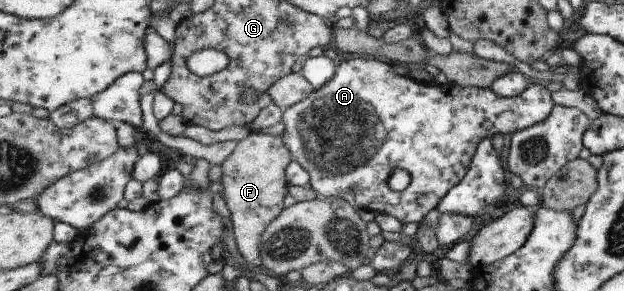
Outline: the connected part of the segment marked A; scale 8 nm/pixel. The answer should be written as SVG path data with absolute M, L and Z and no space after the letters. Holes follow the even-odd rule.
M363 56L339 64L335 76L325 86L283 112L281 123L286 127L283 138L287 146L295 160L310 172L310 184L319 196L346 198L358 210L391 215L401 224L418 224L468 174L483 142L495 134L512 135L543 122L555 106L549 90L540 84L530 84L516 97L502 97L491 87L459 87L443 80L422 83L399 74L392 63ZM399 167L409 172L411 181L407 188L396 192L389 188L387 180ZM353 186L360 188L359 194L351 192Z

